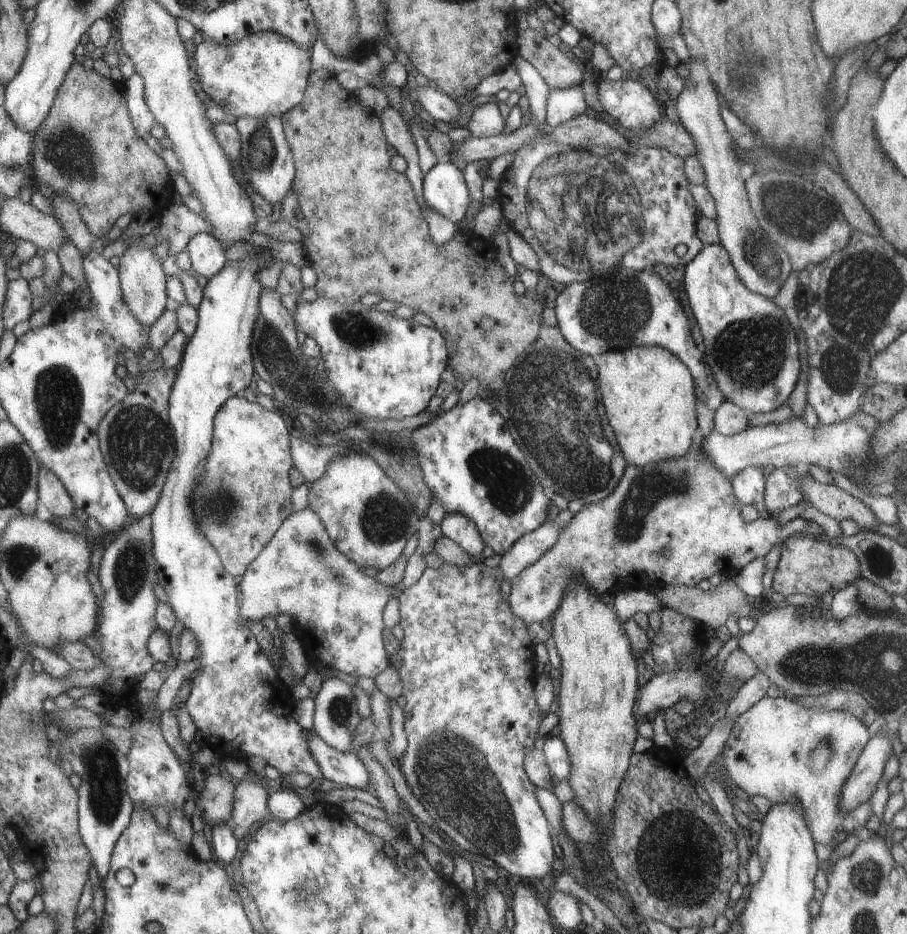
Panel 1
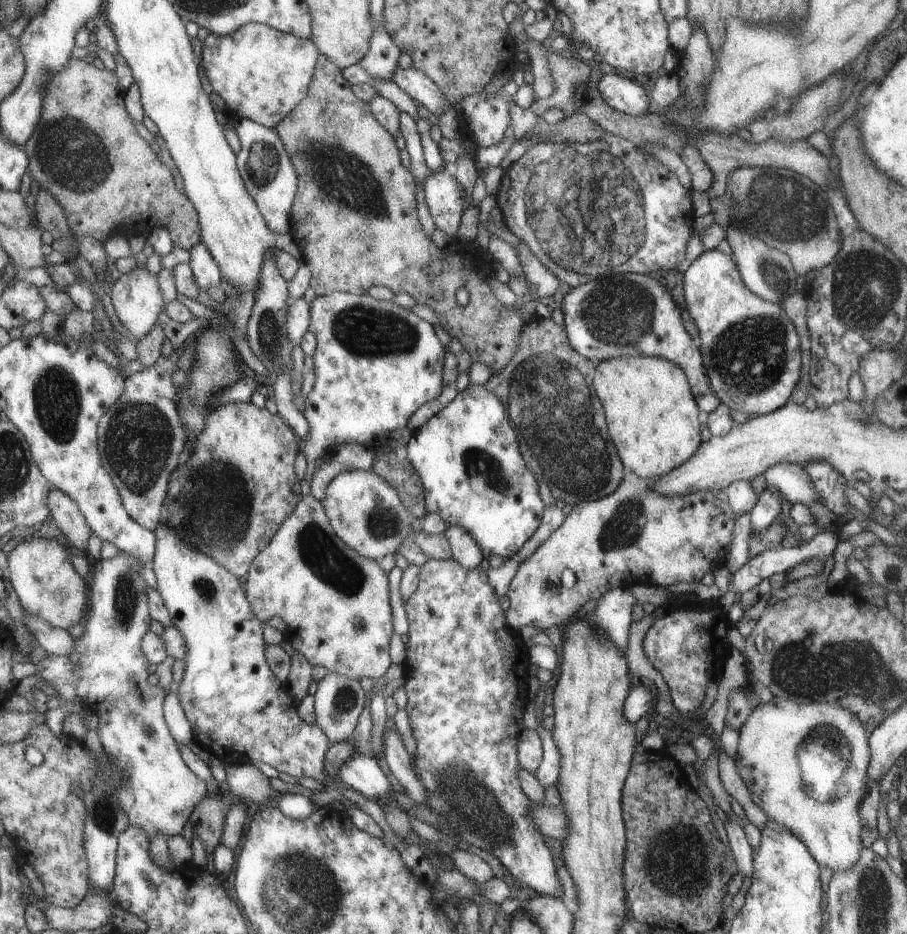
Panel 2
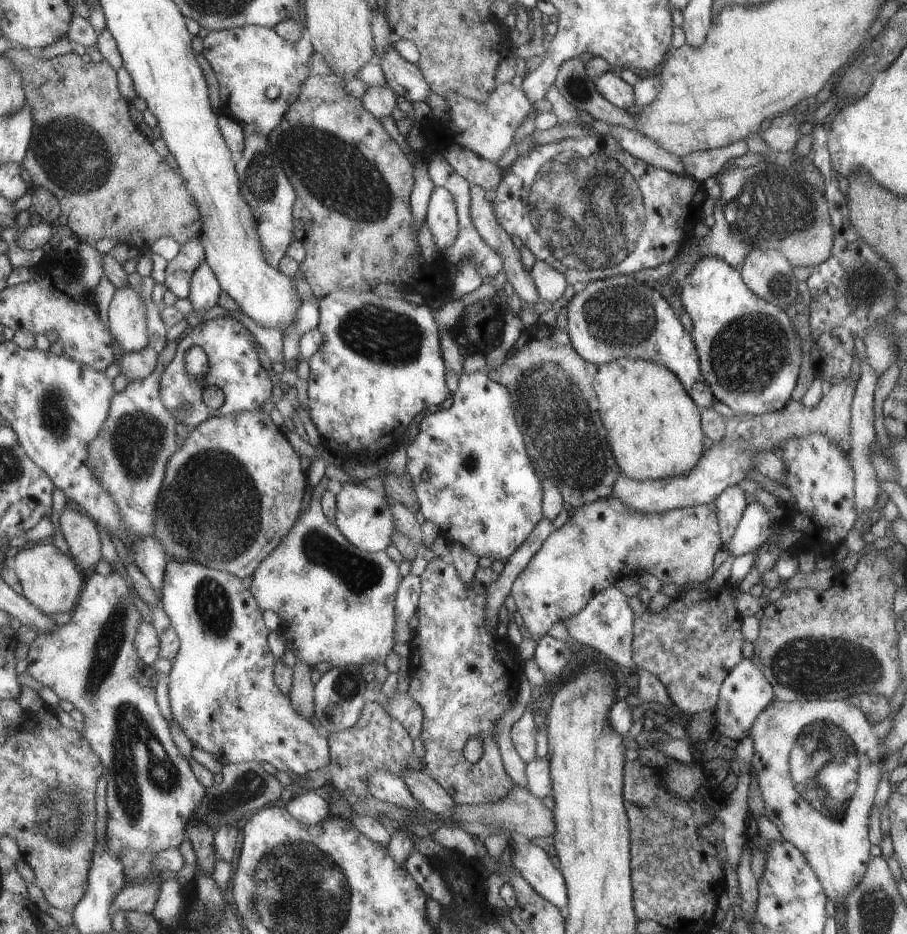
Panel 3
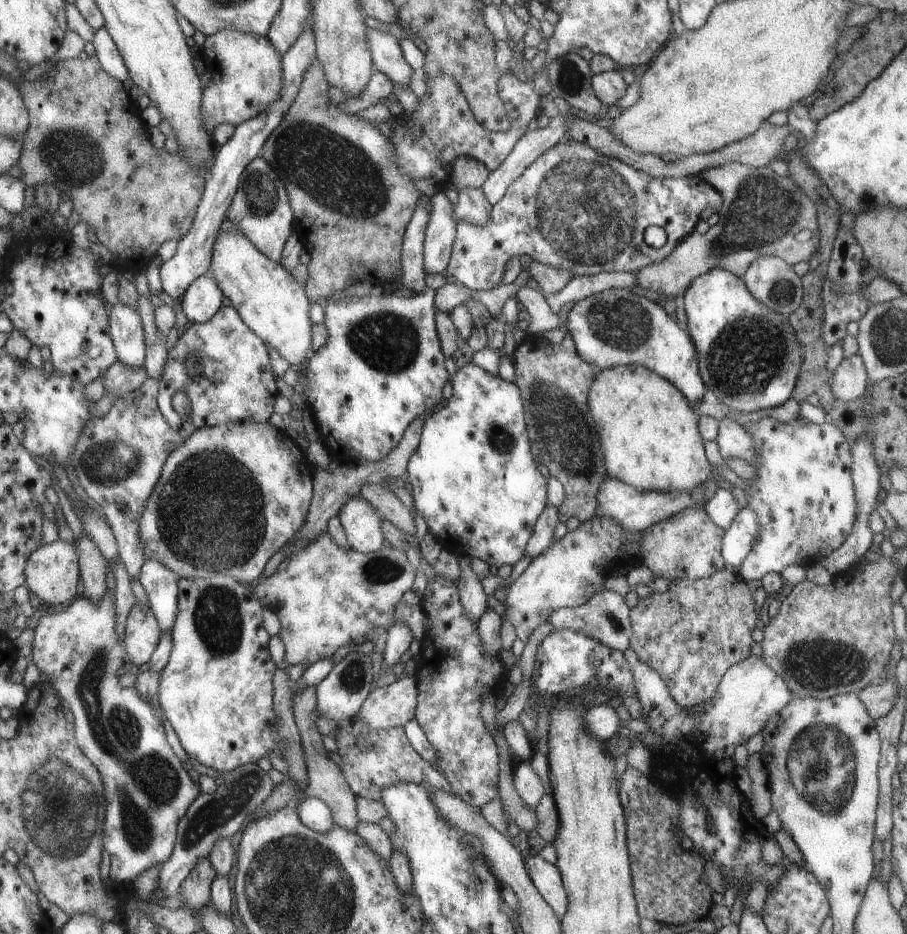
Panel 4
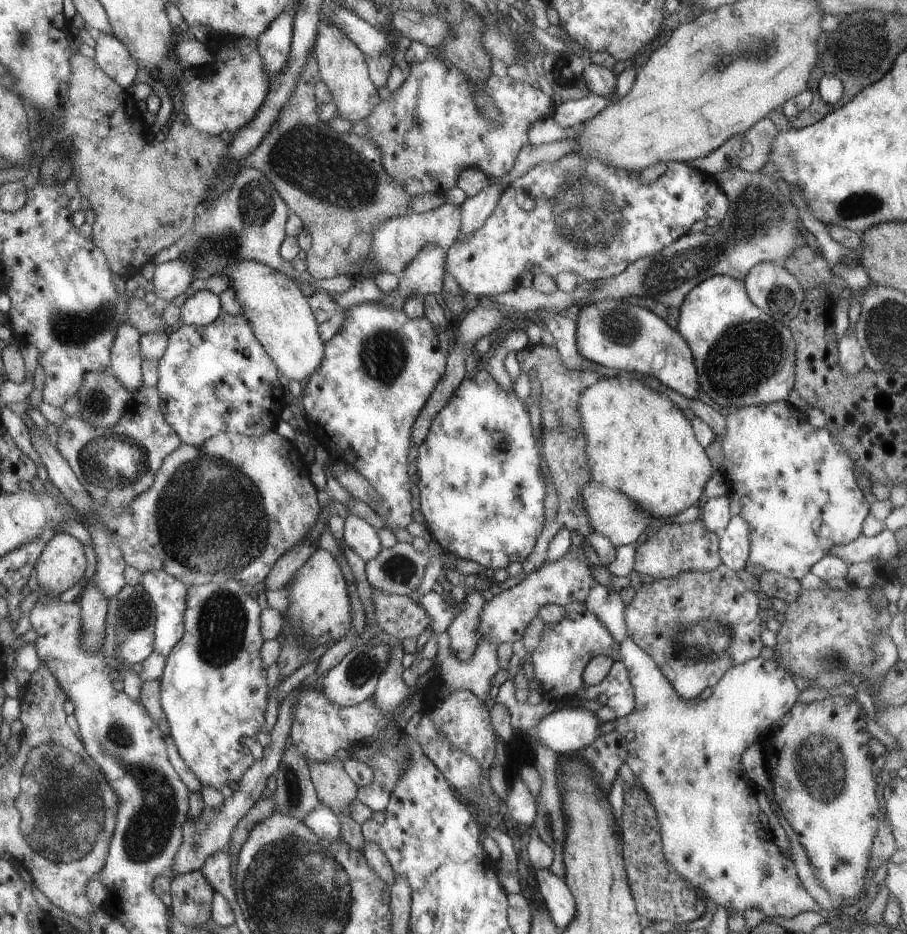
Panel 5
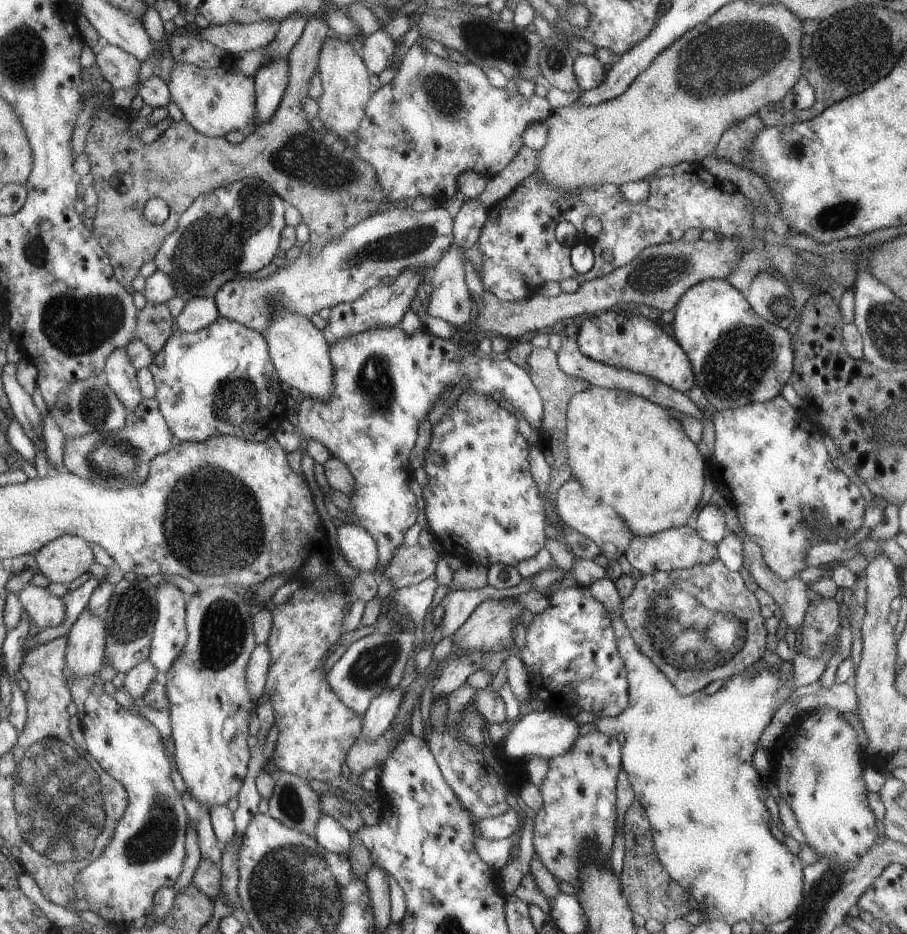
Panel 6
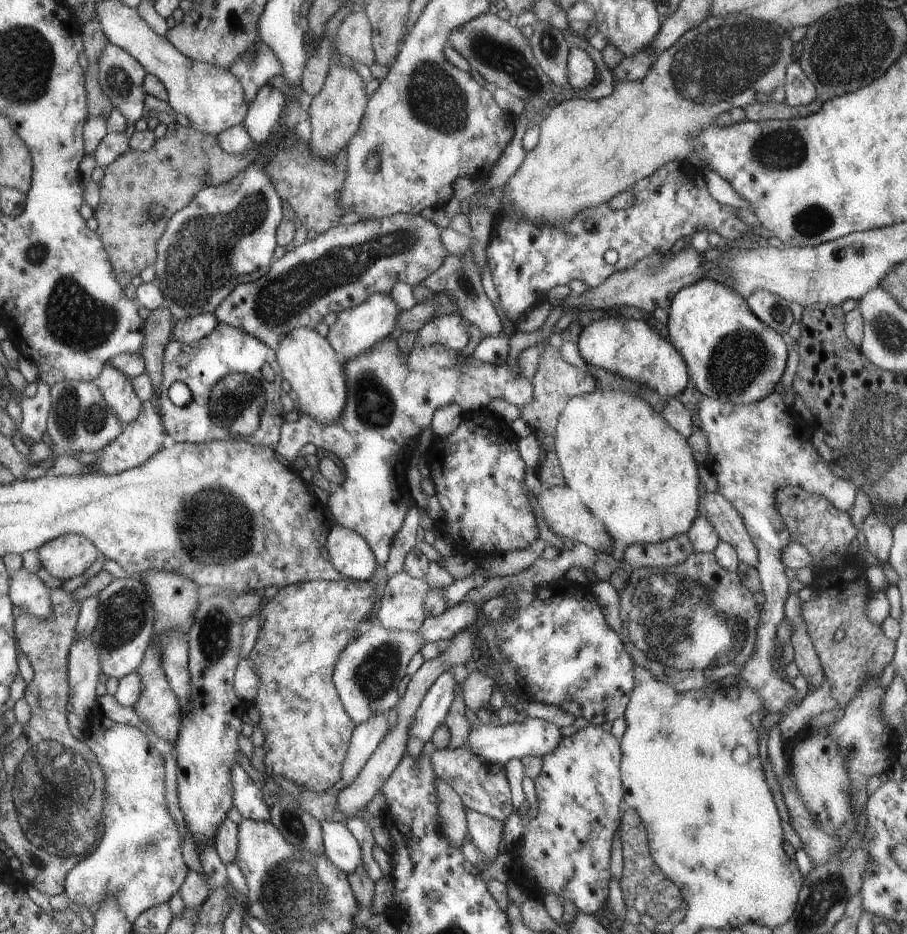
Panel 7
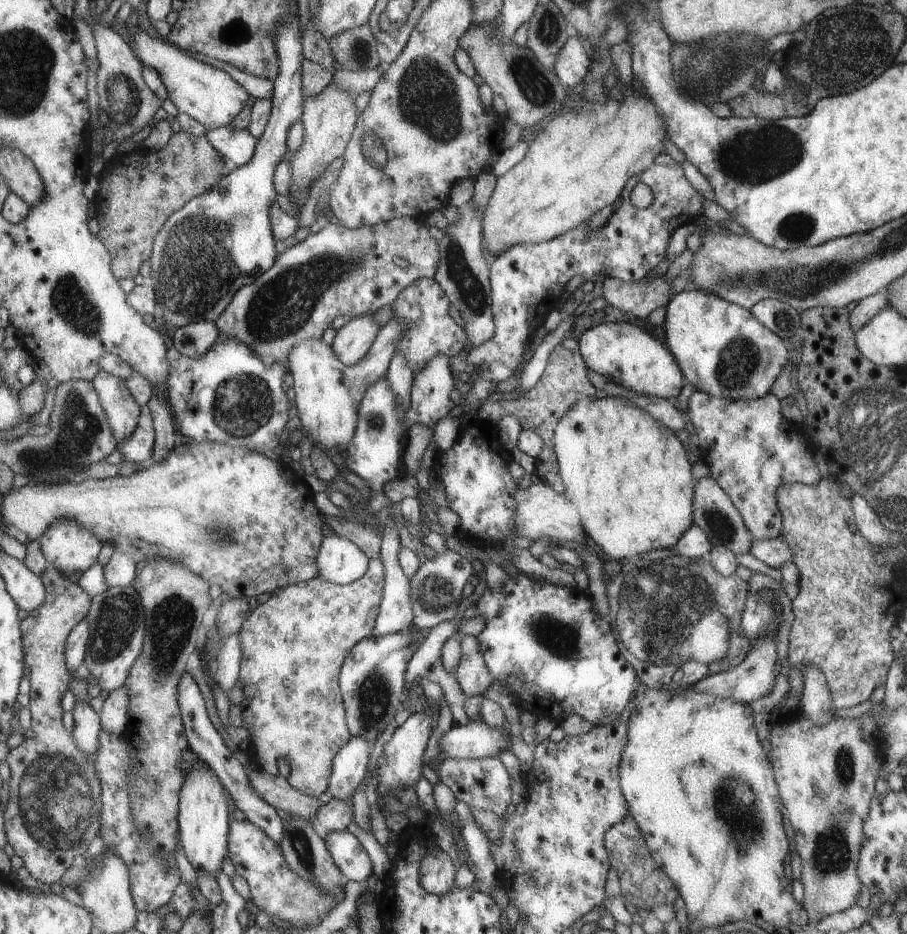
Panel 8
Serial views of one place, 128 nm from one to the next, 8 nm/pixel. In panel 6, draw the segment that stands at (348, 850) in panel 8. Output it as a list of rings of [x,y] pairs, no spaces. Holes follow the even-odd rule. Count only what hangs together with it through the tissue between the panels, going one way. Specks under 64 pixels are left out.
[[[323,813],[315,821],[314,838],[330,853],[345,855],[350,847],[350,832],[333,817]]]

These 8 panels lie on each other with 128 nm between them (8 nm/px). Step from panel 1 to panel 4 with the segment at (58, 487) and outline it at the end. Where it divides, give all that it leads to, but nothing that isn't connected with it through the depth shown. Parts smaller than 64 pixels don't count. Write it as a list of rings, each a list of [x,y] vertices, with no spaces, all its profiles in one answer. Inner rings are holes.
[[[84,530],[83,536],[74,542],[77,544],[80,559],[81,579],[84,584],[84,597],[99,603],[108,592],[107,573],[108,561],[101,554],[95,540]]]

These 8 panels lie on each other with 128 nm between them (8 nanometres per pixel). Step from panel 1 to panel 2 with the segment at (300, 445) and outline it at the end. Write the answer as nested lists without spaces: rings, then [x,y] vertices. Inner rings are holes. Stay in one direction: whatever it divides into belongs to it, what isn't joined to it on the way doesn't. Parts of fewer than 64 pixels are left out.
[[[345,443],[326,448],[317,459],[318,468],[315,469],[310,482],[310,495],[321,502],[325,494],[325,487],[338,473],[349,469],[372,470],[373,451],[369,446],[355,443]]]

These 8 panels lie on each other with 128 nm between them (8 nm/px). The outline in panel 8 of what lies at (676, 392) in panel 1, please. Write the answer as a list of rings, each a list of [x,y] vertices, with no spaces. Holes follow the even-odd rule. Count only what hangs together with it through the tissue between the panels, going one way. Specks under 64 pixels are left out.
[[[598,394],[593,398],[583,398],[581,402],[574,407],[569,407],[569,410],[560,416],[554,428],[552,441],[558,462],[558,473],[564,484],[562,494],[568,501],[576,504],[586,536],[588,535],[601,548],[607,558],[622,562],[640,557],[653,557],[659,550],[672,547],[692,525],[693,478],[691,478],[691,466],[685,458],[685,450],[671,429],[657,422],[645,409],[641,410],[621,397]]]

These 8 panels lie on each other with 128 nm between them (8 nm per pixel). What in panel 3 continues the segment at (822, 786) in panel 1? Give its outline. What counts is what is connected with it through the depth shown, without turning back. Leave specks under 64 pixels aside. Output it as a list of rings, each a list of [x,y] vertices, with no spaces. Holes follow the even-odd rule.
[[[774,699],[773,702],[769,702],[769,706],[765,706],[765,710],[761,710],[756,721],[753,722],[752,728],[749,730],[749,738],[753,742],[753,758],[751,758],[751,768],[755,772],[755,778],[757,778],[757,786],[759,792],[763,797],[763,810],[764,816],[772,823],[775,824],[777,830],[783,839],[789,844],[793,844],[801,852],[801,855],[809,863],[809,866],[817,875],[820,880],[821,886],[825,890],[826,898],[829,898],[829,902],[835,910],[839,910],[841,906],[845,906],[847,902],[847,894],[859,886],[859,882],[863,880],[870,860],[869,848],[871,842],[869,842],[868,834],[869,828],[867,827],[867,820],[869,820],[869,810],[875,802],[875,780],[879,780],[879,742],[875,732],[872,730],[873,724],[869,723],[869,720],[865,718],[865,714],[859,710],[857,706],[849,704],[846,699],[840,700],[811,700],[805,702],[782,702]],[[813,720],[825,720],[825,722],[831,722],[831,724],[837,724],[839,728],[843,728],[849,738],[853,740],[855,748],[857,748],[857,756],[859,756],[859,768],[857,768],[857,788],[855,793],[851,796],[849,802],[847,802],[847,810],[843,814],[841,820],[833,820],[833,818],[825,818],[821,816],[817,810],[813,810],[795,790],[793,790],[793,782],[789,778],[789,768],[787,768],[787,756],[789,756],[789,750],[797,738],[797,734],[803,730],[803,726],[811,724]]]

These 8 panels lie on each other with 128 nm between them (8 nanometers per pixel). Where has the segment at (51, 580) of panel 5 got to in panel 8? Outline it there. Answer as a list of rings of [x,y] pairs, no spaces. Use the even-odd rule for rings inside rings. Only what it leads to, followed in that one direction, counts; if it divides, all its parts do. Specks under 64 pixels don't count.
[[[70,519],[57,521],[39,541],[49,567],[58,568],[66,575],[85,572],[96,565],[103,548],[92,531]]]

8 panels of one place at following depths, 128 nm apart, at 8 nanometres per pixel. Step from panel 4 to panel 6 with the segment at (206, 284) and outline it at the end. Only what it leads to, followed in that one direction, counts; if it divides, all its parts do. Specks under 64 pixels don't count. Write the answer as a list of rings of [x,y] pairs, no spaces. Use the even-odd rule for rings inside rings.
[[[211,297],[189,298],[181,312],[174,319],[174,329],[188,333],[195,332],[217,318],[218,310]]]

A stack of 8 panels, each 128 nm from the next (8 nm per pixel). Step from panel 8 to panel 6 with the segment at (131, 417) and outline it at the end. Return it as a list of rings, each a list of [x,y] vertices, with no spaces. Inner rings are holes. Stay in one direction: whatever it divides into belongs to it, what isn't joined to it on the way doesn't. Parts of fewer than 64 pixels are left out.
[[[125,347],[116,348],[109,355],[104,374],[127,411],[132,411],[142,401],[136,372]]]

